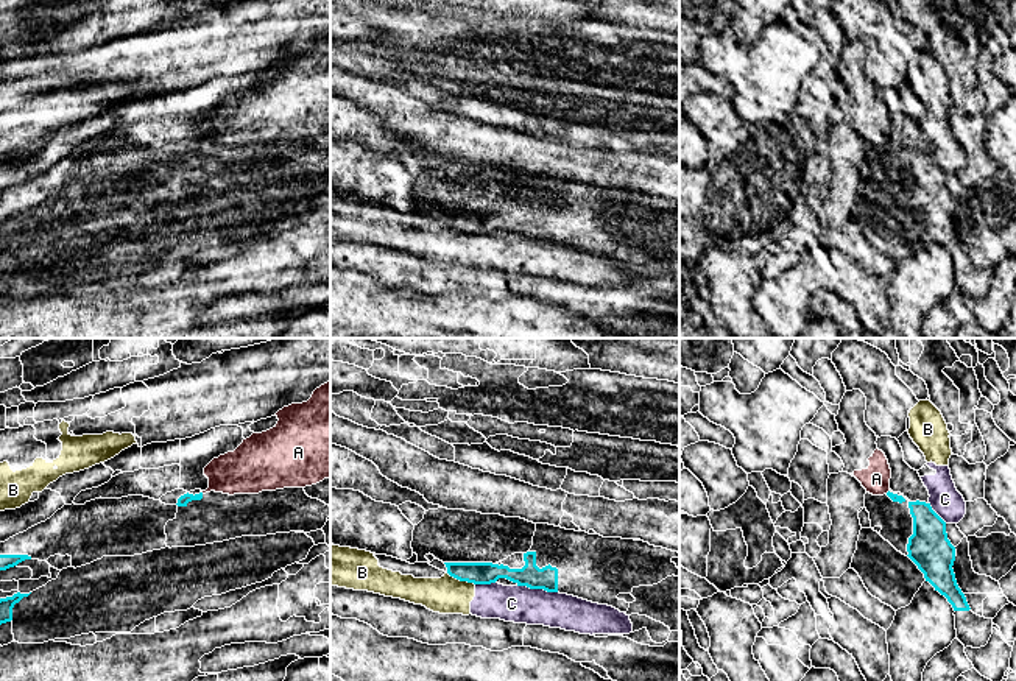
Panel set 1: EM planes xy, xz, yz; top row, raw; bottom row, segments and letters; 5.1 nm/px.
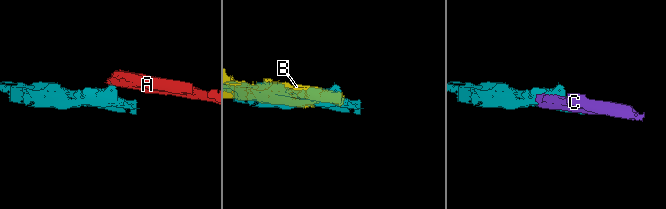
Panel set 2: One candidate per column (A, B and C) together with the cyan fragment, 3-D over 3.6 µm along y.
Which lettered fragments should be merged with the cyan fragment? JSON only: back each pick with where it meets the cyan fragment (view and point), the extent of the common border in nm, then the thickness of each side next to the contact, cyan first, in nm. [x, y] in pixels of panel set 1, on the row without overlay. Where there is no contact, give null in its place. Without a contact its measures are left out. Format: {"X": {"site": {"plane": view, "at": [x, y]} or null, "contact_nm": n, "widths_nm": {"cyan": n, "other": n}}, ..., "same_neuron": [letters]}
{"same_neuron": []}

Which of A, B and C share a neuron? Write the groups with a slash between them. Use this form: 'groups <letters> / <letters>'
groups A / B C

